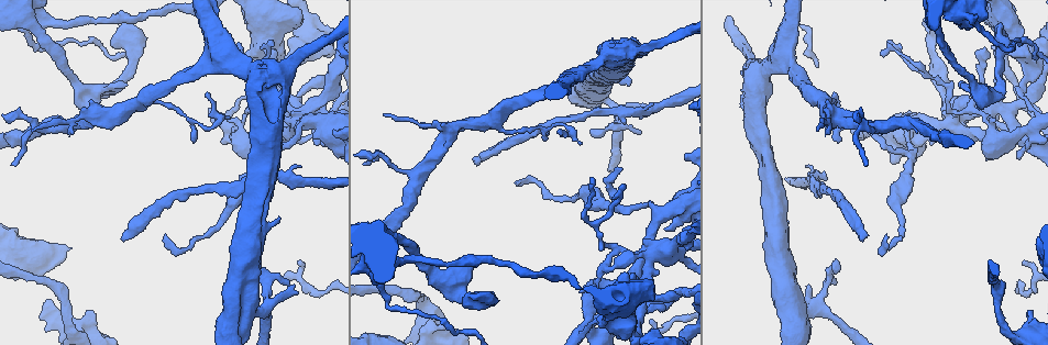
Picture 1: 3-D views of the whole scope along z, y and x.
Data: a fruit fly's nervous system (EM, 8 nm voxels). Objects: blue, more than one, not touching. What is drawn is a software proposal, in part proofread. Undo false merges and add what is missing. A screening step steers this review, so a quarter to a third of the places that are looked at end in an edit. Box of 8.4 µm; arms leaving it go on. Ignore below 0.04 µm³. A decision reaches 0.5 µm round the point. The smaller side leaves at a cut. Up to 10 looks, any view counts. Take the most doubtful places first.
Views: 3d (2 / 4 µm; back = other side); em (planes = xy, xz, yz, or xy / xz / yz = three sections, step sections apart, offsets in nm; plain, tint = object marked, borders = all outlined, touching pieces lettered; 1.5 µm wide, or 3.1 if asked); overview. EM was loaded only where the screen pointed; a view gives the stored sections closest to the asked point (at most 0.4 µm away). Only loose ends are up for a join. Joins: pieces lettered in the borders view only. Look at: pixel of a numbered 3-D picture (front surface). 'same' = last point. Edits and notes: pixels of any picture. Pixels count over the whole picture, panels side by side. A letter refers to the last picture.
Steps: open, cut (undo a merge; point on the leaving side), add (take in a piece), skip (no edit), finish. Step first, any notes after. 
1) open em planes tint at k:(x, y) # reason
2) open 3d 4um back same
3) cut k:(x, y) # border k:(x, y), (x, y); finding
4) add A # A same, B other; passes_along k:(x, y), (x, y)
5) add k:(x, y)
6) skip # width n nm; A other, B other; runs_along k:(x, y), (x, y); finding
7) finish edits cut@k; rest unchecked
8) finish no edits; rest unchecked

open em yz step 8 borders at 1:(475, 162) # an open end

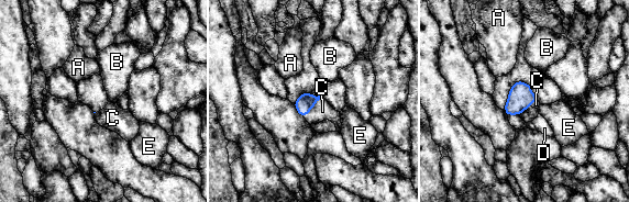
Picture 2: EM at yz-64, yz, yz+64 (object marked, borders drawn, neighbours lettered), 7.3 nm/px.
open em planes borders same # another direction

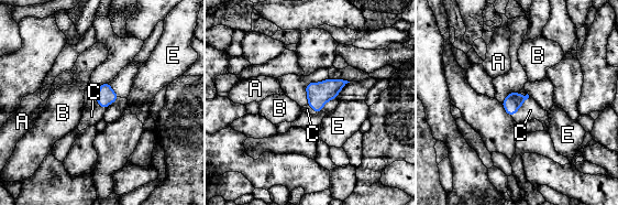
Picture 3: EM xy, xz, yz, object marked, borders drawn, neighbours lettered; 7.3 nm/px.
add C # A other, B other, C same, E other; passes_along 3:(514, 100), (520, 106), (530, 110); the neuron continues

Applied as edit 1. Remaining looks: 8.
open 3d 4um at 1:(628, 85)

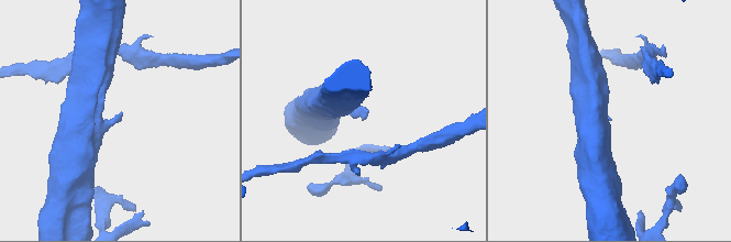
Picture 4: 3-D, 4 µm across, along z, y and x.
open em xy step 8 borders at 4:(121, 117)

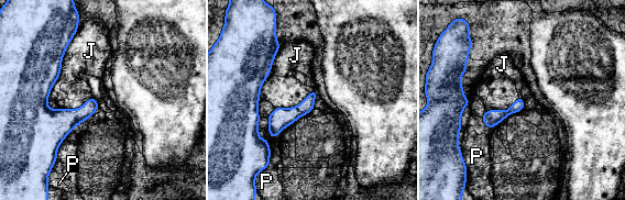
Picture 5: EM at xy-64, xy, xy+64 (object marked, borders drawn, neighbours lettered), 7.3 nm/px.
open em planes borders same

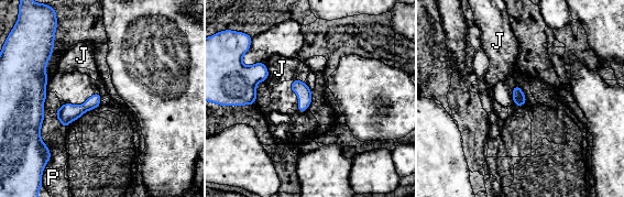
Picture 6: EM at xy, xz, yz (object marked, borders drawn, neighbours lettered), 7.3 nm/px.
skip # J other, P other; border 6:(263, 63), (267, 72), (265, 80); no lettered piece goes on from it

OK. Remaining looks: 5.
open 3d 4um at 1:(440, 326) # stops while still wide

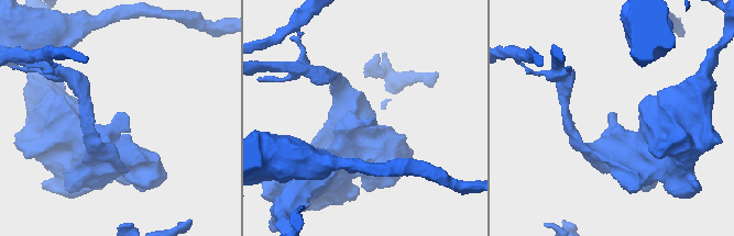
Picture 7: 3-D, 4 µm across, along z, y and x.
open em yz step 8 borders at 7:(370, 119) # shape alone is not enough

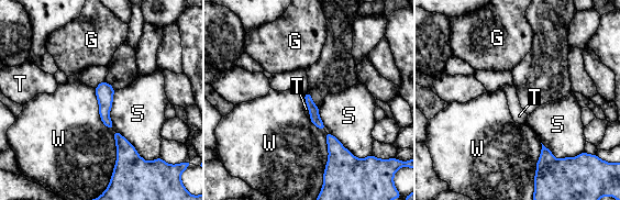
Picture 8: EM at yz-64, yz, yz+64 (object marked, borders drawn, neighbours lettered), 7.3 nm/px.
skip # G other, S other, T other, W other; none of them fits

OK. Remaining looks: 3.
open 3d 4um at 1:(98, 19) # thin neck

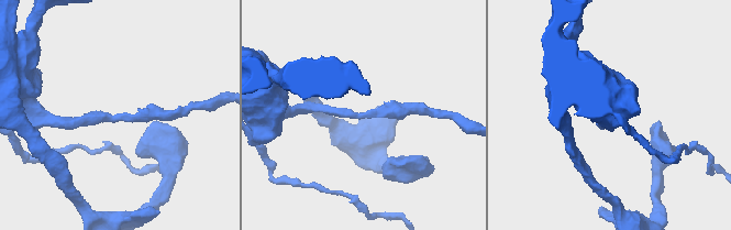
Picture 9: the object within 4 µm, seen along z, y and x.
open em planes borders at 9:(364, 114) # arm_widths 190, 220 nm; need the tissue

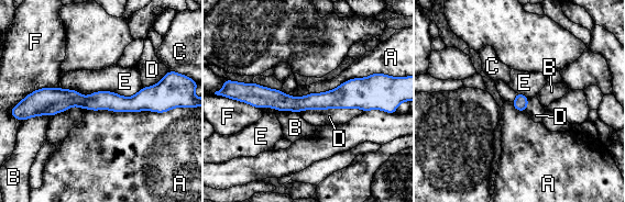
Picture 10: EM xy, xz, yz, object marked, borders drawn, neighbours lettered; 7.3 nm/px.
skip # A other, B other, C other, D other, E other, F other; runs_along 10:(163, 96), (31, 107); one neuron here

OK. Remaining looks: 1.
finish edits add@3; rest unchecked

